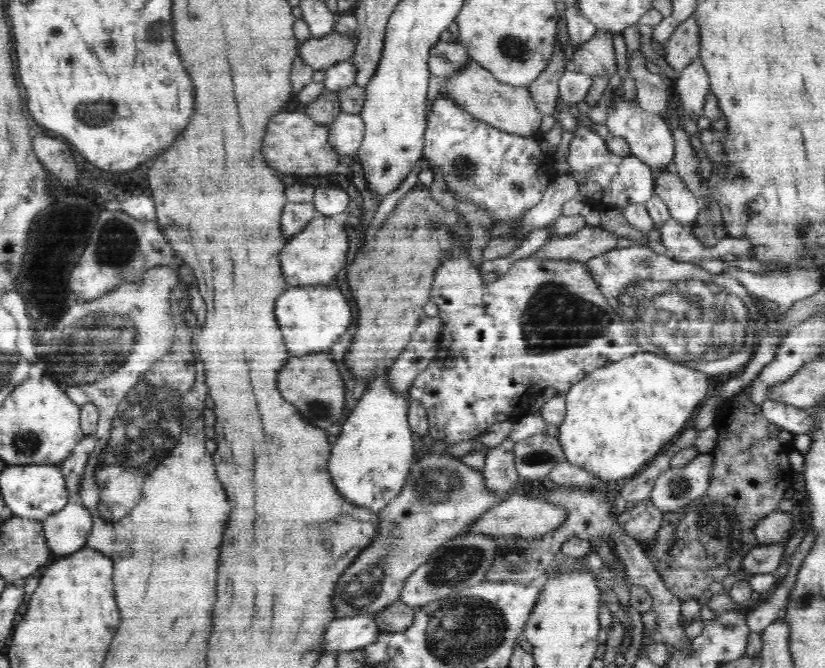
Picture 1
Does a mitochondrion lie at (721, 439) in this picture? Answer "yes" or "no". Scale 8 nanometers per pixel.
no

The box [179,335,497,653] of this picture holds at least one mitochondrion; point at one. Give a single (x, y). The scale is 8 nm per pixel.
(451, 567)

